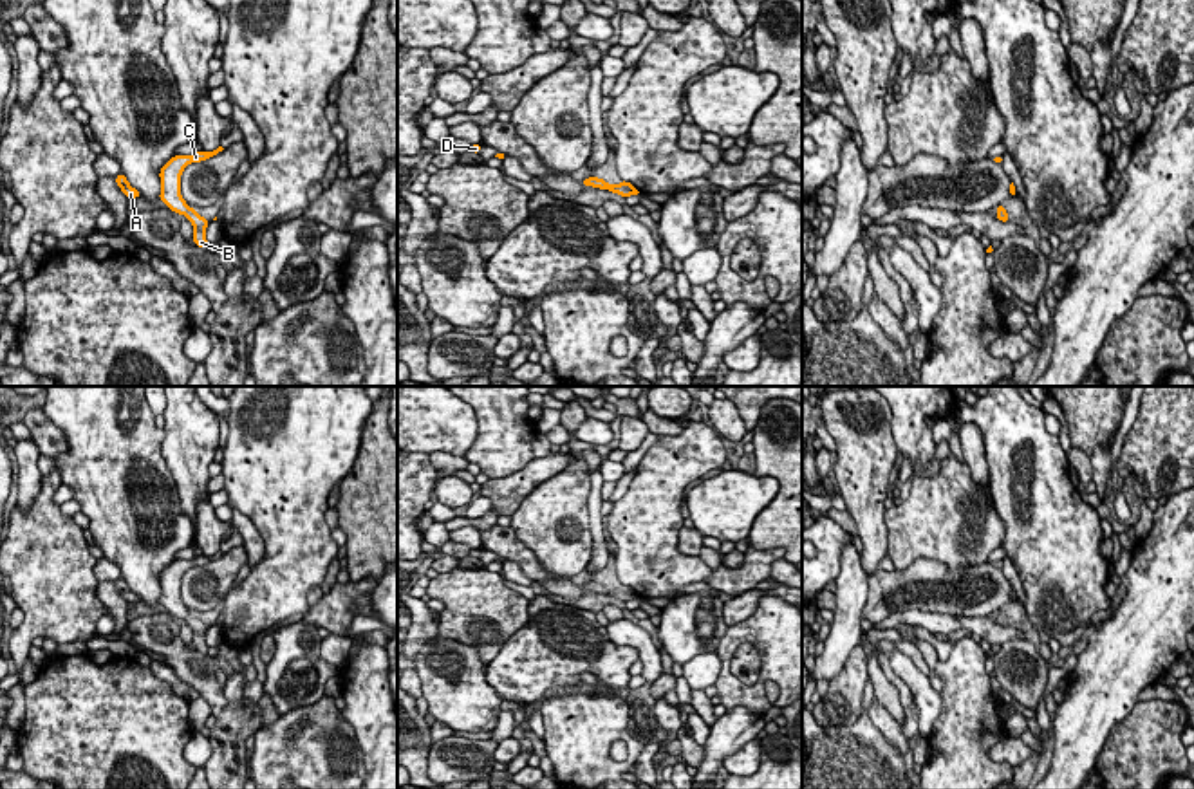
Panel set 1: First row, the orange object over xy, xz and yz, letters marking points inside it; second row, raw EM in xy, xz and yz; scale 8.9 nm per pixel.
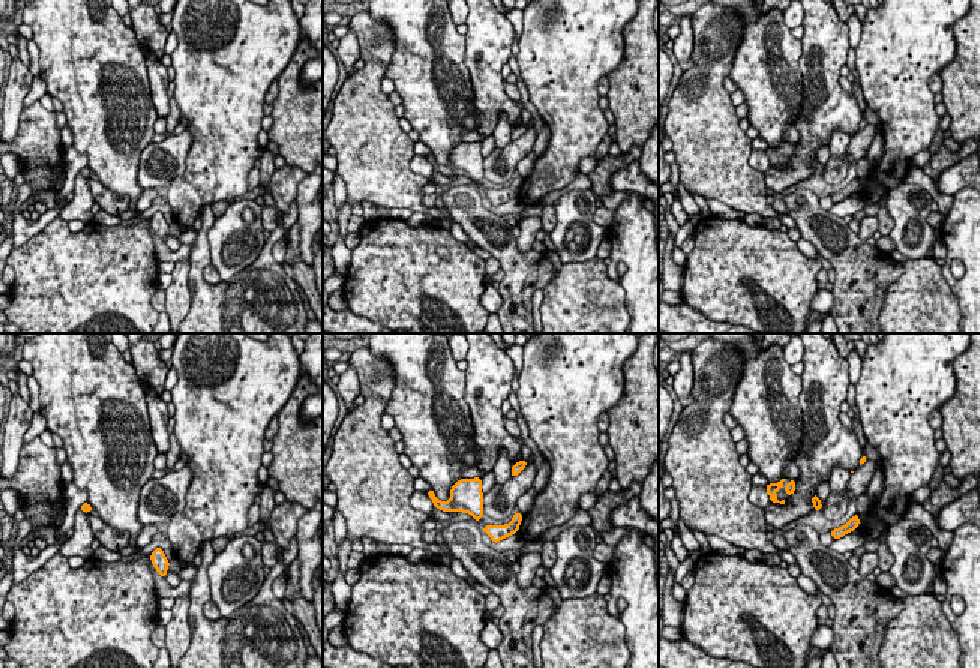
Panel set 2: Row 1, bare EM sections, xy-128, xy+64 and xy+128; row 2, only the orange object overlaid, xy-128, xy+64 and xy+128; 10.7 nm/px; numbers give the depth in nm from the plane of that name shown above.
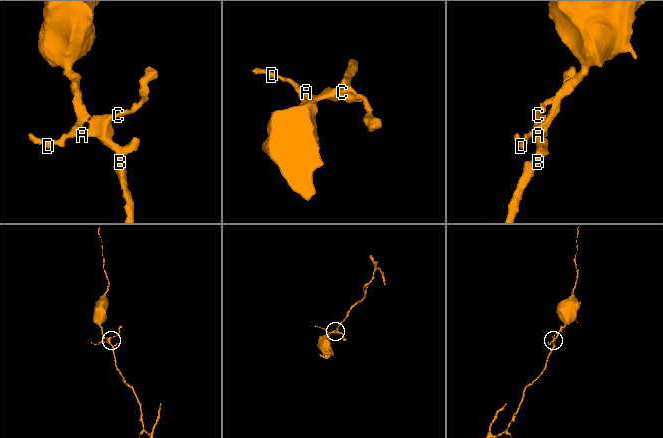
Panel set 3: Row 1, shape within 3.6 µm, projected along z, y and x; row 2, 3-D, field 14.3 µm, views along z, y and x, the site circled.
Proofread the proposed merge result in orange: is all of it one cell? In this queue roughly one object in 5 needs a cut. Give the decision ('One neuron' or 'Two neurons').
One neuron

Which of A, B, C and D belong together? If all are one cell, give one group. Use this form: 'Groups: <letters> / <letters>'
Groups: A B C D

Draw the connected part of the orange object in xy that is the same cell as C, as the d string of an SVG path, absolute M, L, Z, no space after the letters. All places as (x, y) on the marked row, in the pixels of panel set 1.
M219 146L213 152L197 152L193 155L175 155L172 157L159 172L161 177L161 193L159 199L175 213L184 215L186 220L191 222L193 226L193 244L208 249L208 240L206 240L206 227L210 224L210 220L206 220L204 217L201 217L193 208L190 208L186 204L186 200L181 195L181 175L184 172L184 168L191 162L201 162L206 161L213 155L219 155L224 148Z

